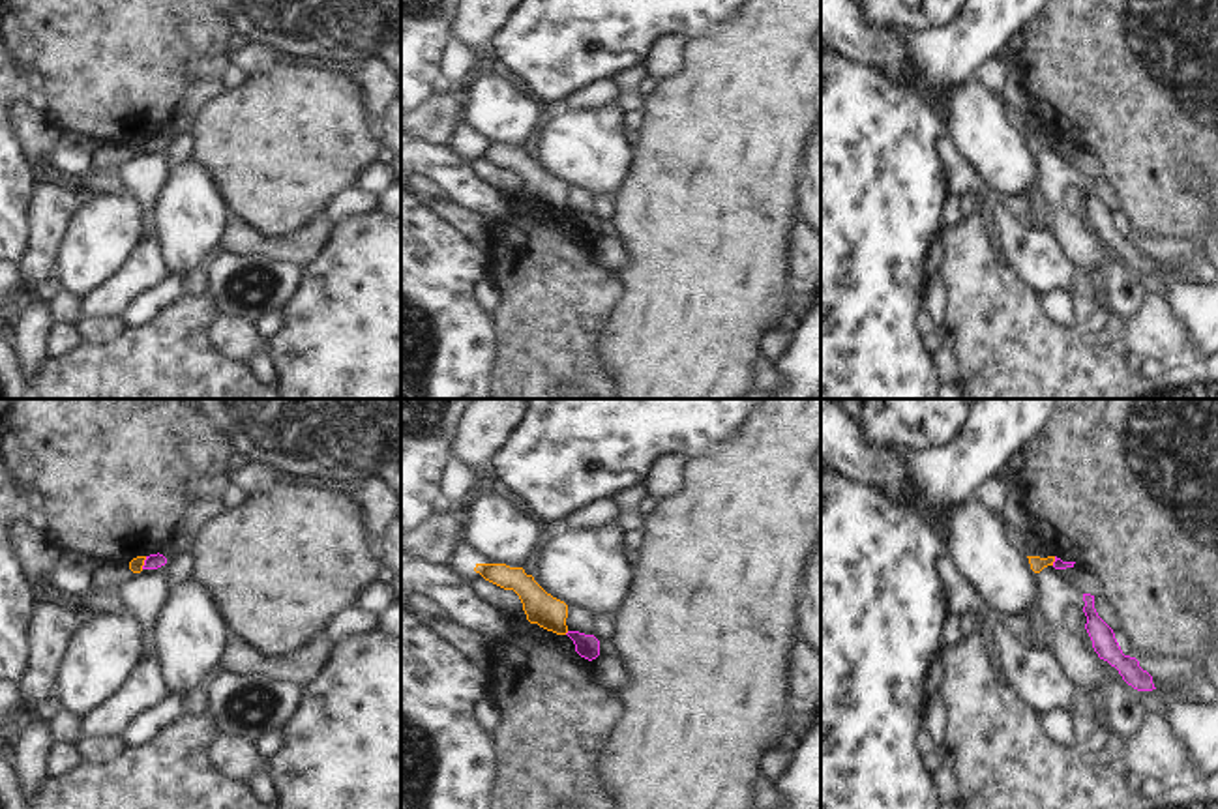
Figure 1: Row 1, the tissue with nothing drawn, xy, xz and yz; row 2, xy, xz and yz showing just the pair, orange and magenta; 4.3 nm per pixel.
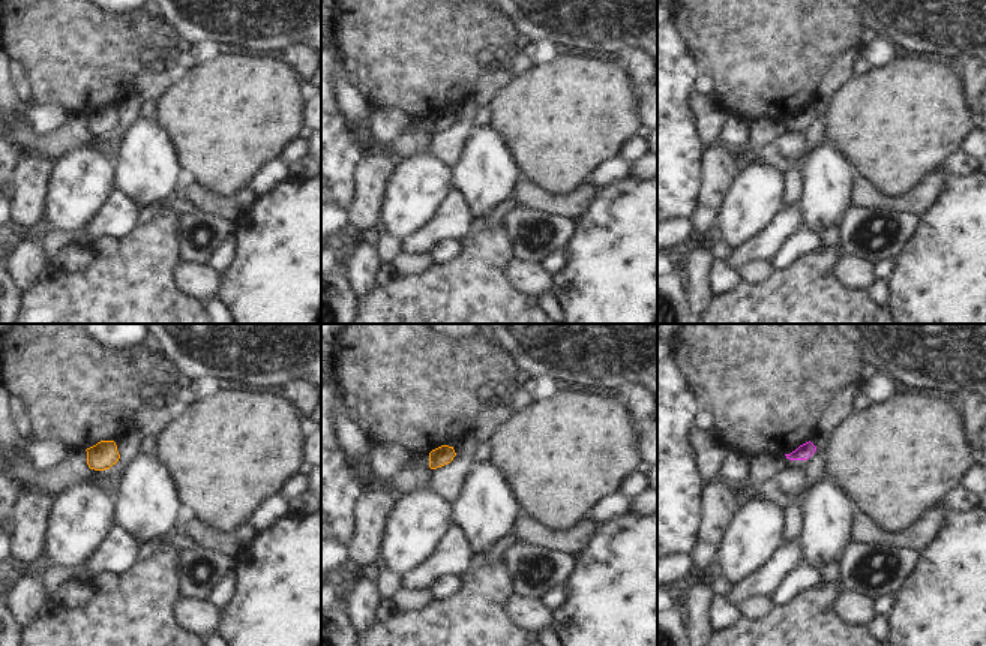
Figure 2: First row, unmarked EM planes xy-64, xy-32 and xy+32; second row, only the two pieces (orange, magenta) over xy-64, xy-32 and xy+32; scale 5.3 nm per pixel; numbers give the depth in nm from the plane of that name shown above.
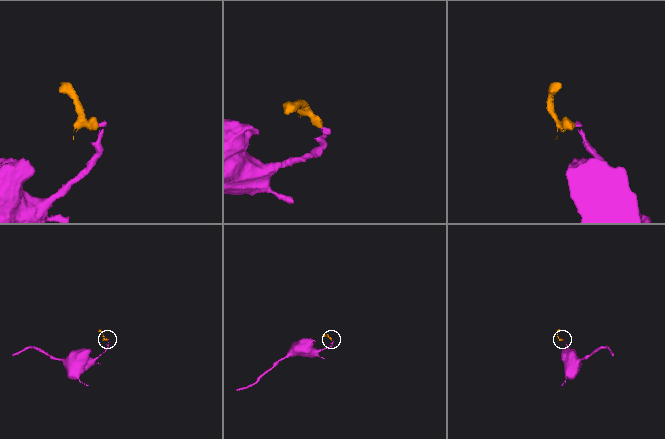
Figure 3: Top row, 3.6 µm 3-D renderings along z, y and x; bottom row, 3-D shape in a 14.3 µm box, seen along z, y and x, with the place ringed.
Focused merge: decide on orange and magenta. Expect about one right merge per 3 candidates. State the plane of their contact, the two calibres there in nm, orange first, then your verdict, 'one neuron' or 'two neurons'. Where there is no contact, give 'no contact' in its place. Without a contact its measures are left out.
xy | 60/60 nm | two neurons

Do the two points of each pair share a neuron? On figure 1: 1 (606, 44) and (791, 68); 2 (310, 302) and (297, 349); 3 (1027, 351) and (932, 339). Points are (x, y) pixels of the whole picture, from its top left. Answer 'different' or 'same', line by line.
1: different
2: same
3: different

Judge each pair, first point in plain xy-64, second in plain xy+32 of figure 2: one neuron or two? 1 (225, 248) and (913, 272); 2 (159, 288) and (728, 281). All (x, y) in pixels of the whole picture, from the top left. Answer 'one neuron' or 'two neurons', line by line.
1: two neurons
2: two neurons

